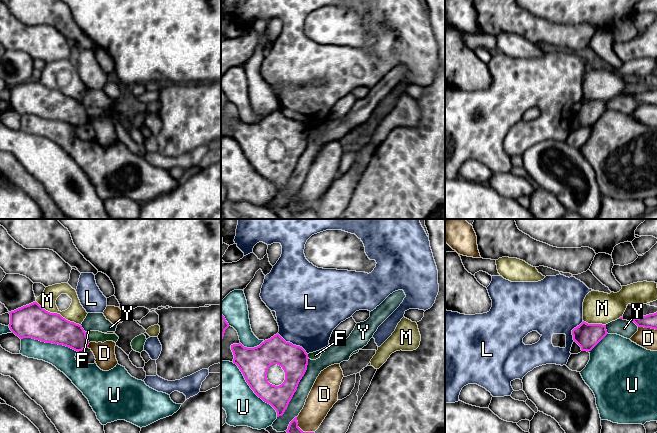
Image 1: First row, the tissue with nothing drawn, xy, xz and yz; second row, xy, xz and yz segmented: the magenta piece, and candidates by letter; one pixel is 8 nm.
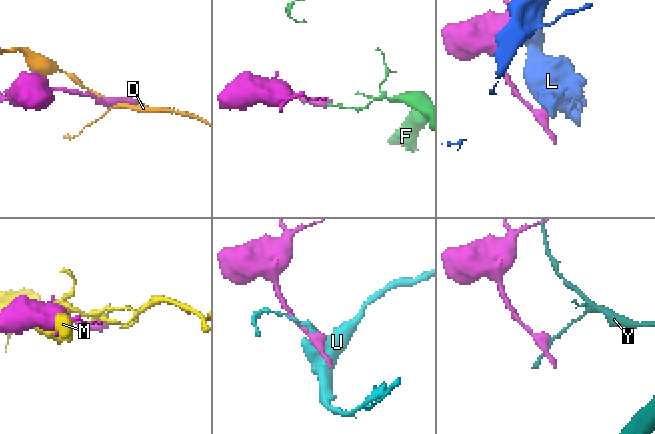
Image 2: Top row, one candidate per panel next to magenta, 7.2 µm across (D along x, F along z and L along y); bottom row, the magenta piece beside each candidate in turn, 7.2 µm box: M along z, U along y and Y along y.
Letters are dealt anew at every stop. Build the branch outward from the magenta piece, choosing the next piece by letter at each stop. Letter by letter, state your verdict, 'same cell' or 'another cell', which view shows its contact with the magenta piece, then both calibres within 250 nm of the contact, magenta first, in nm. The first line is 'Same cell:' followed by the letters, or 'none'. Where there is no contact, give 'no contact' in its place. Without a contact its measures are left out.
Same cell: none
D: another cell; contact in xz; calibres 180 and 200 nm
F: another cell; contact in xy; calibres 220 and 100 nm
L: another cell; contact in xz; calibres 220 and 480 nm
M: another cell; contact in xy; calibres 280 and 150 nm
U: another cell; contact in xz; calibres 240 and 360 nm
Y: another cell; contact in xz; calibres 220 and 120 nm

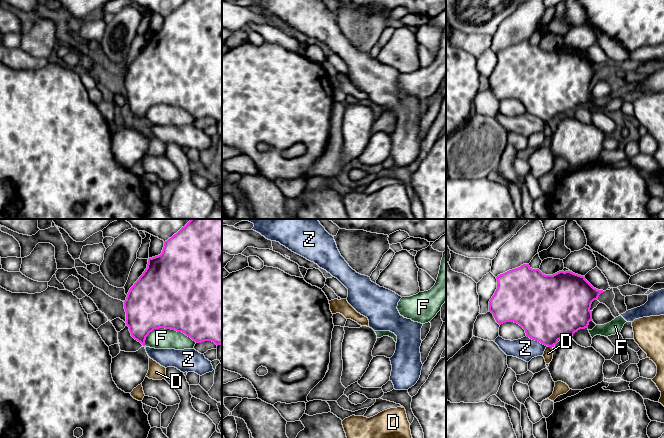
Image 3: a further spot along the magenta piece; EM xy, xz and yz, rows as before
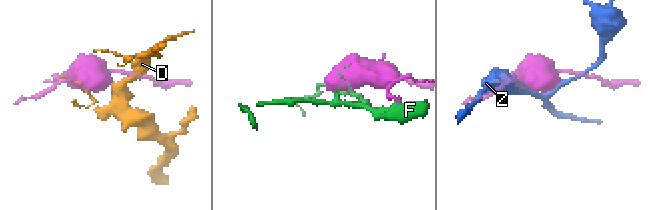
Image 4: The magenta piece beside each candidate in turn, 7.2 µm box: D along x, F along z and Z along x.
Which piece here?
Same cell: none
D: another cell; contact in yz; calibres 440 and 80 nm
F: another cell; contact in xy; calibres 500 and 170 nm
Z: another cell; contact in yz; calibres 480 and 180 nm

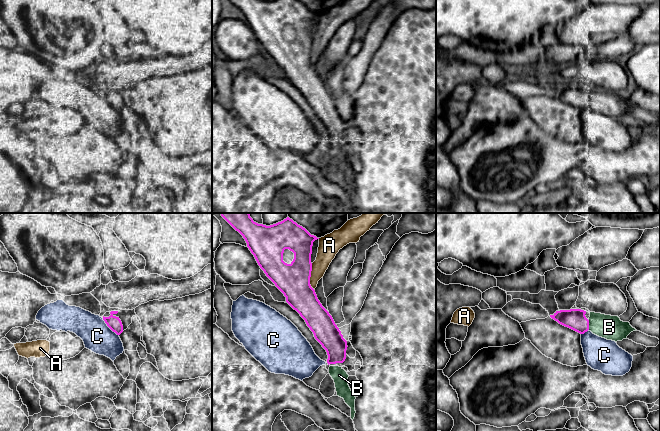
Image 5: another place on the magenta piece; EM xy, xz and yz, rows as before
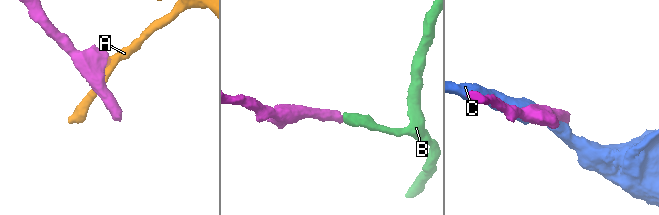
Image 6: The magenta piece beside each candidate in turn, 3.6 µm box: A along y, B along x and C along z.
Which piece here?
Same cell: B
A: another cell; contact in xz; calibres 280 and 160 nm
B: same cell; contact in yz; calibres 170 and 190 nm
C: another cell; contact in xy; calibres 110 and 240 nm

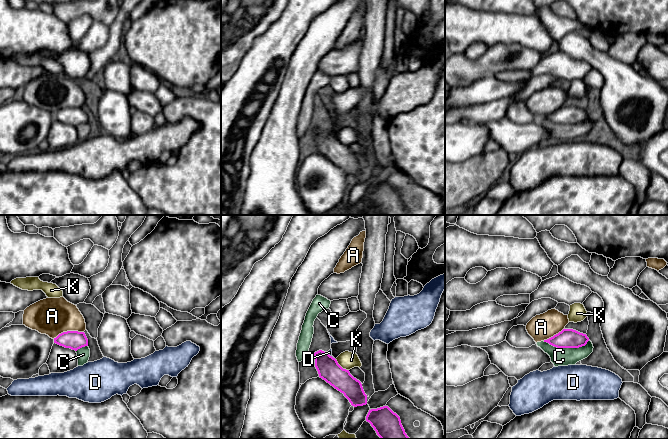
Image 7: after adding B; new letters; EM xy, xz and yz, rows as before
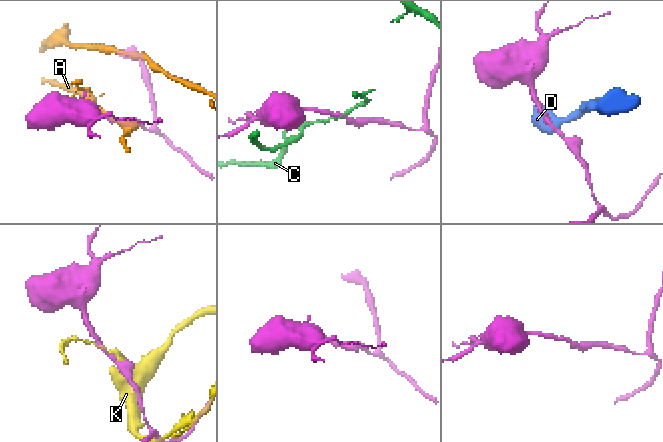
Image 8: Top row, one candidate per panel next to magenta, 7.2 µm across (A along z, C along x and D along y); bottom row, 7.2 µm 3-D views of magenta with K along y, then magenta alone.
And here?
Same cell: none
A: another cell; contact in xy; calibres 150 and 300 nm
C: another cell; contact in yz; calibres 160 and 140 nm
D: another cell; contact in xz; calibres 180 and 40 nm
K: another cell; contact in xz; calibres 180 and 150 nm

